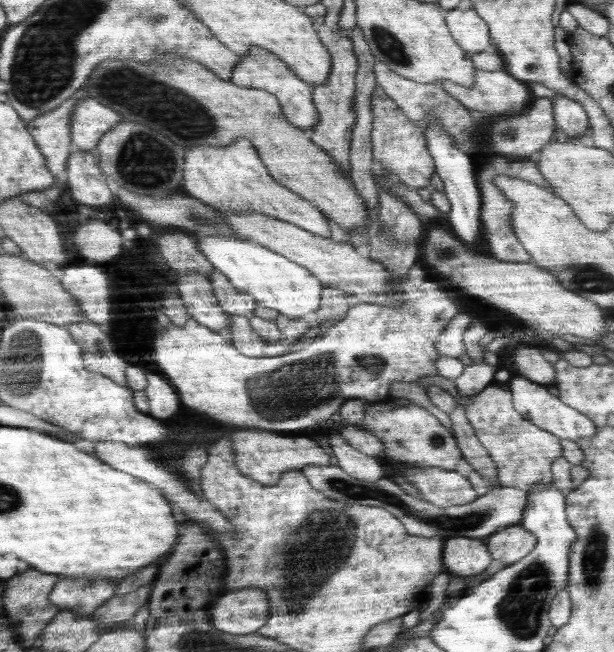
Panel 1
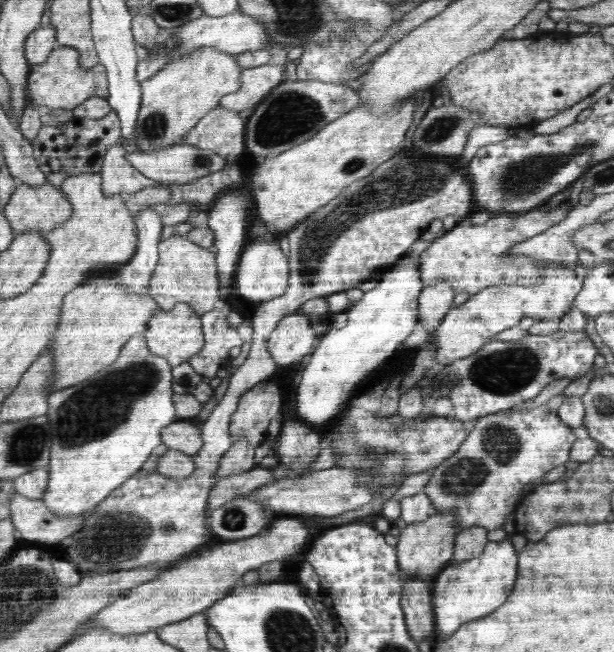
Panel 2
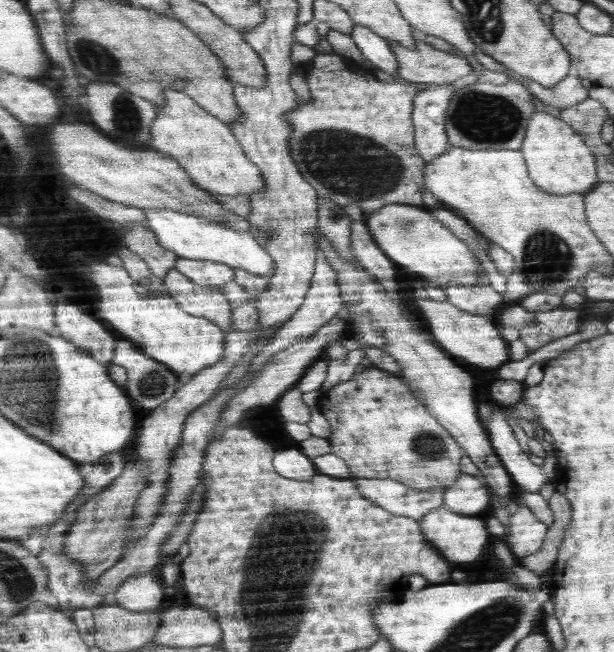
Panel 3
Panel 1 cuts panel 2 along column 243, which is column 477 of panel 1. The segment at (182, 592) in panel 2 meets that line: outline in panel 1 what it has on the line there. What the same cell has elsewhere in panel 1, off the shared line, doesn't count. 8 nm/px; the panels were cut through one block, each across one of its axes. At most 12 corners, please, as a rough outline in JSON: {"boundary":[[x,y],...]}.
{"boundary":[[450,538],[450,575],[478,577],[493,560],[485,540]]}

